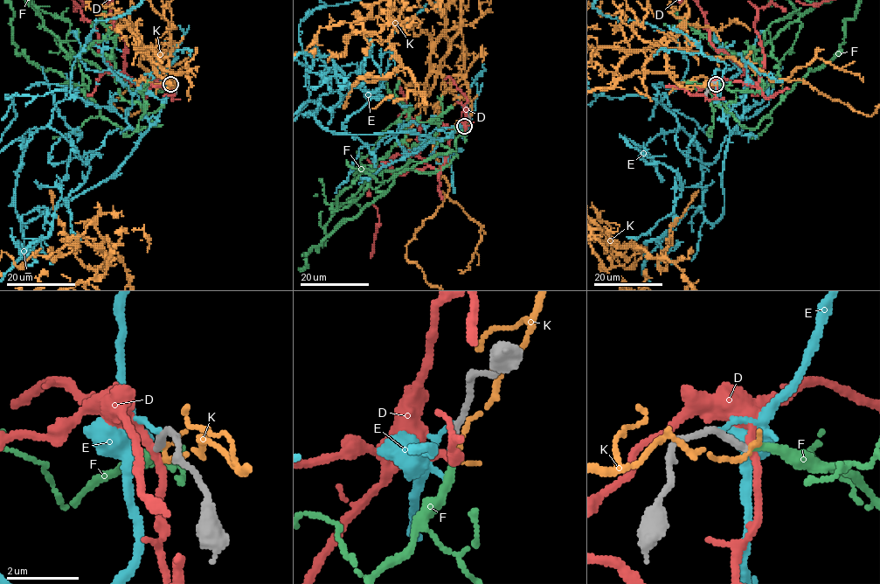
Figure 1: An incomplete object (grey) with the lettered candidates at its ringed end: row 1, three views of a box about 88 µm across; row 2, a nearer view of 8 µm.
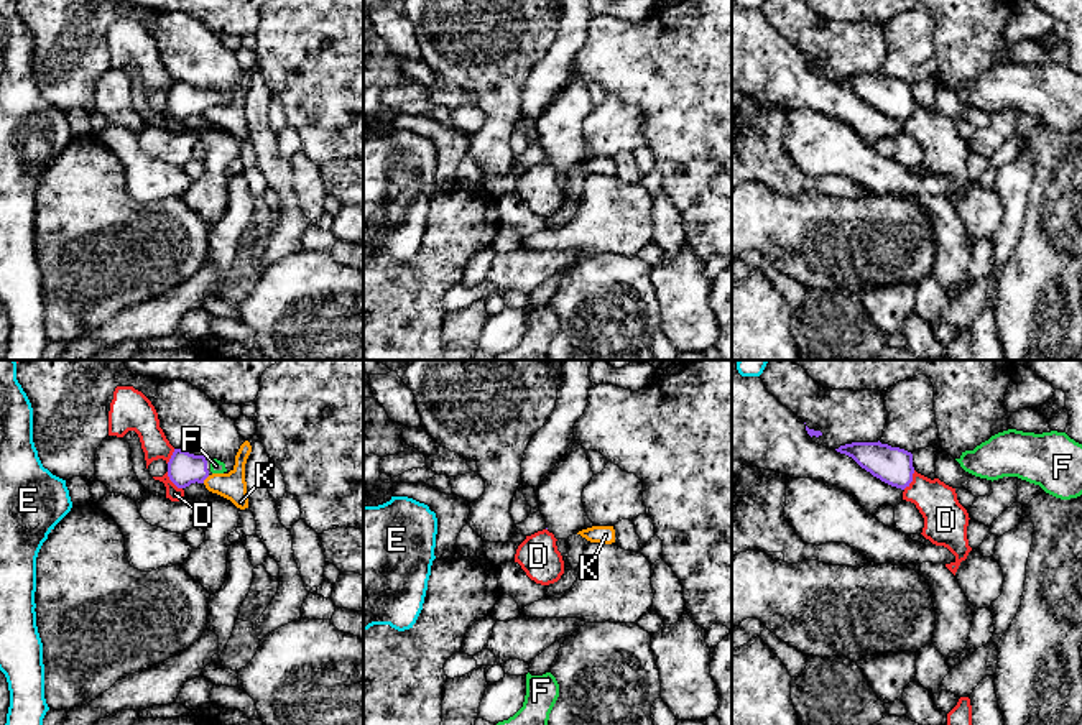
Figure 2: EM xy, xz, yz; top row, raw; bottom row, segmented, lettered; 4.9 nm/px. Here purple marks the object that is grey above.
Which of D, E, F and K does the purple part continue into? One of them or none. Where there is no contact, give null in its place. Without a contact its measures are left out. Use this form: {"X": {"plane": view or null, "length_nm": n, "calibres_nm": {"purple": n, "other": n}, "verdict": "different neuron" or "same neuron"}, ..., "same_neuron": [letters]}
{"D": {"plane": "yz", "length_nm": 110, "calibres_nm": {"purple": 190, "other": 200}, "verdict": "different neuron"}, "E": {"plane": null, "verdict": "different neuron"}, "F": {"plane": null, "verdict": "same neuron"}, "K": {"plane": "xy", "length_nm": 50, "calibres_nm": {"purple": 160, "other": 140}, "verdict": "different neuron"}, "same_neuron": ["F"]}

